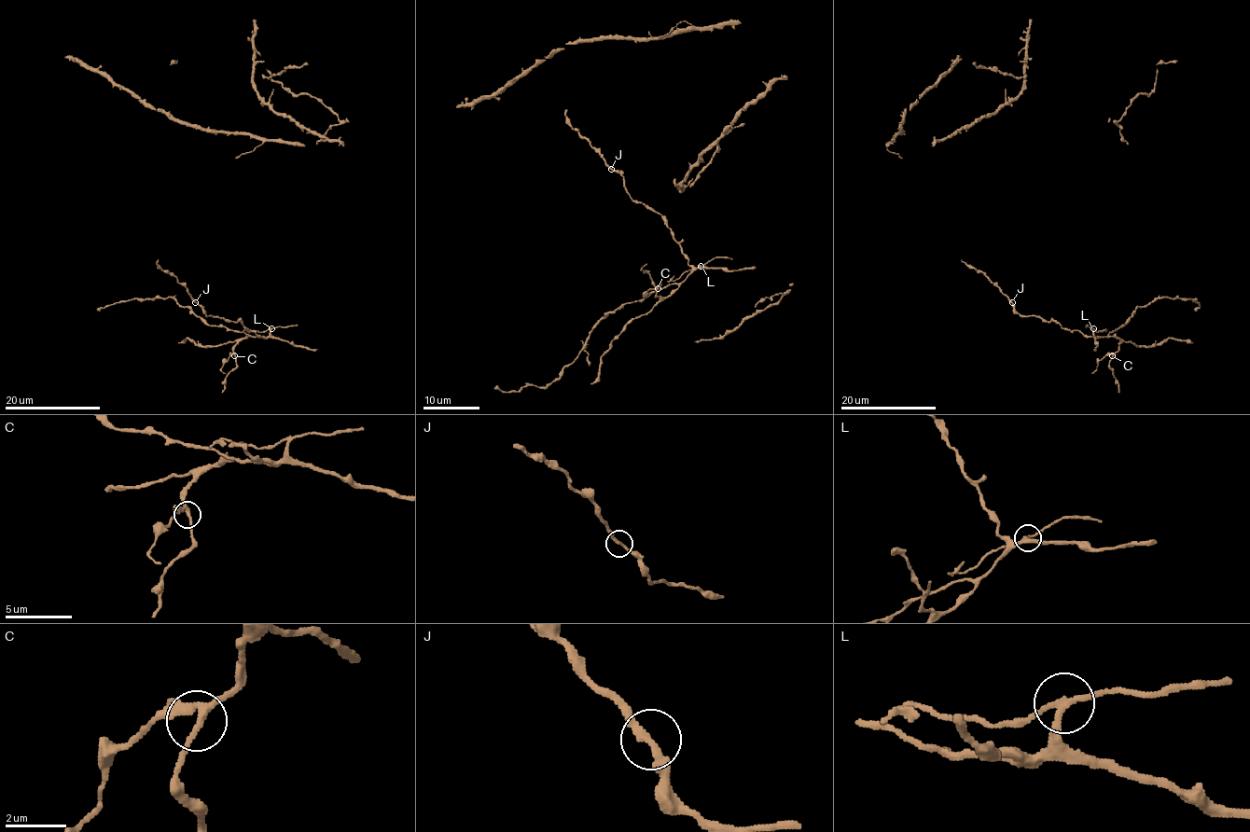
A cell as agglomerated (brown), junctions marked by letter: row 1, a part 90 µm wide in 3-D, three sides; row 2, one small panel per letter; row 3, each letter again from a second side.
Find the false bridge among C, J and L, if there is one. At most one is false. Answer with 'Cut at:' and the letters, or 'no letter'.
Cut at: L

